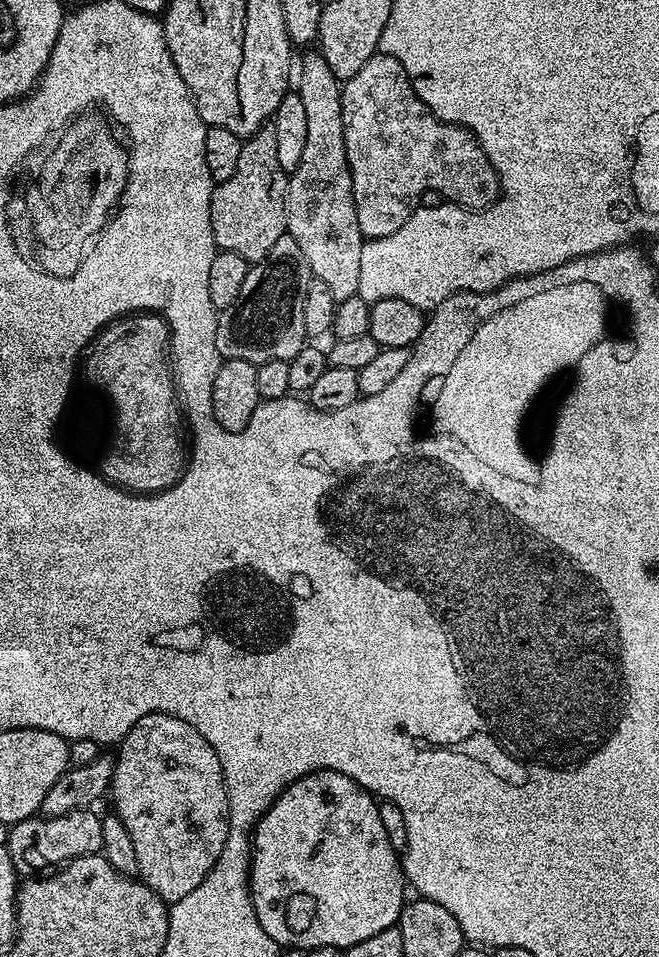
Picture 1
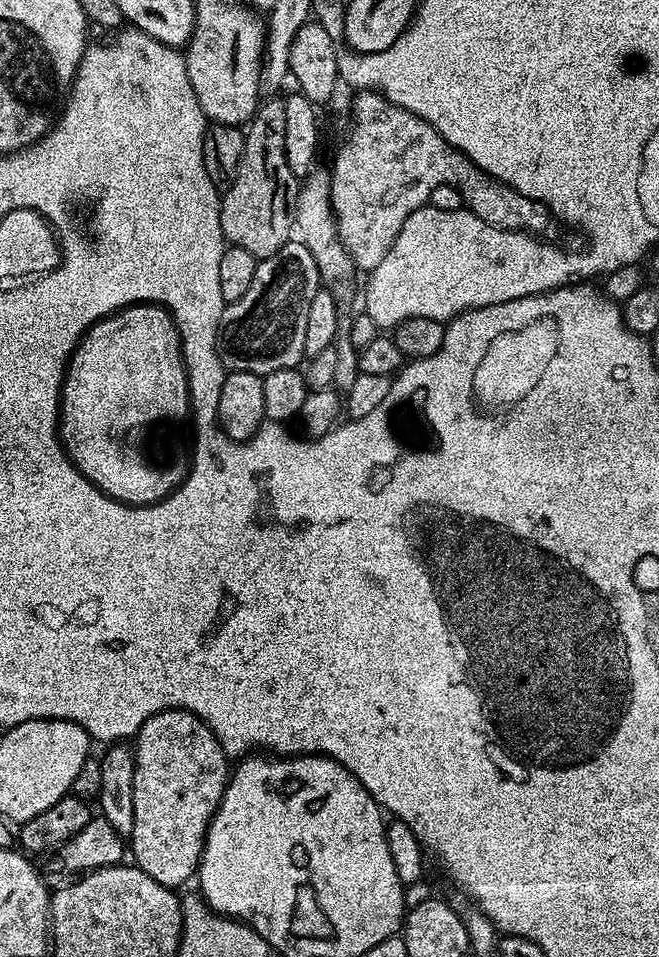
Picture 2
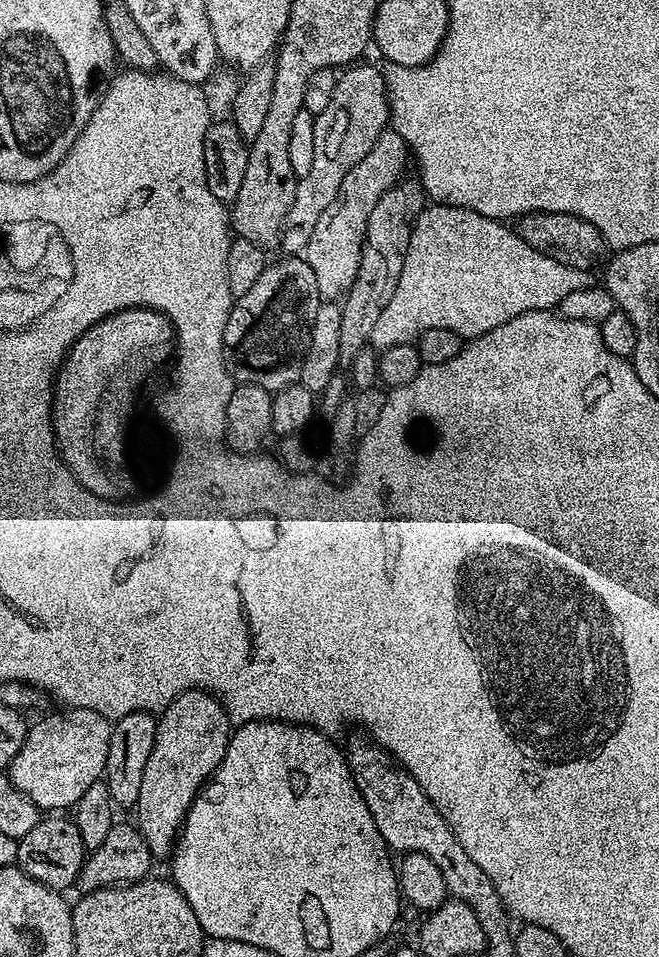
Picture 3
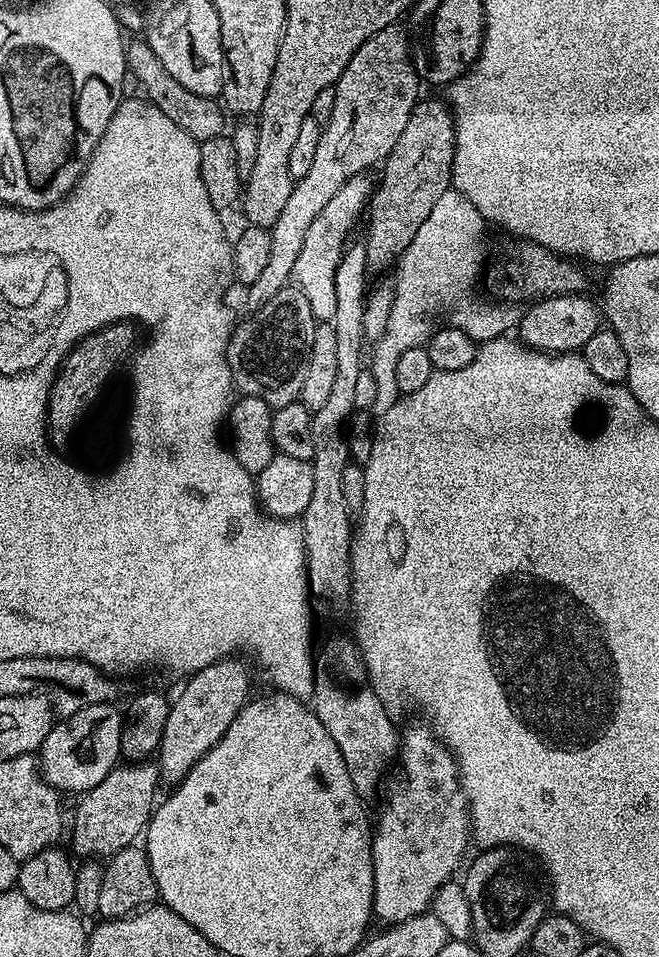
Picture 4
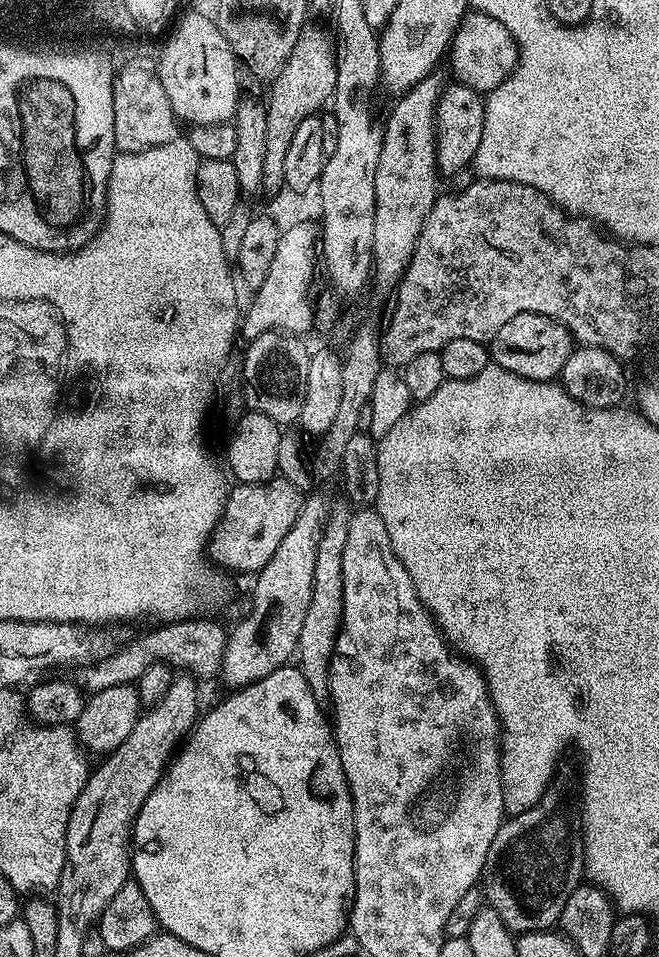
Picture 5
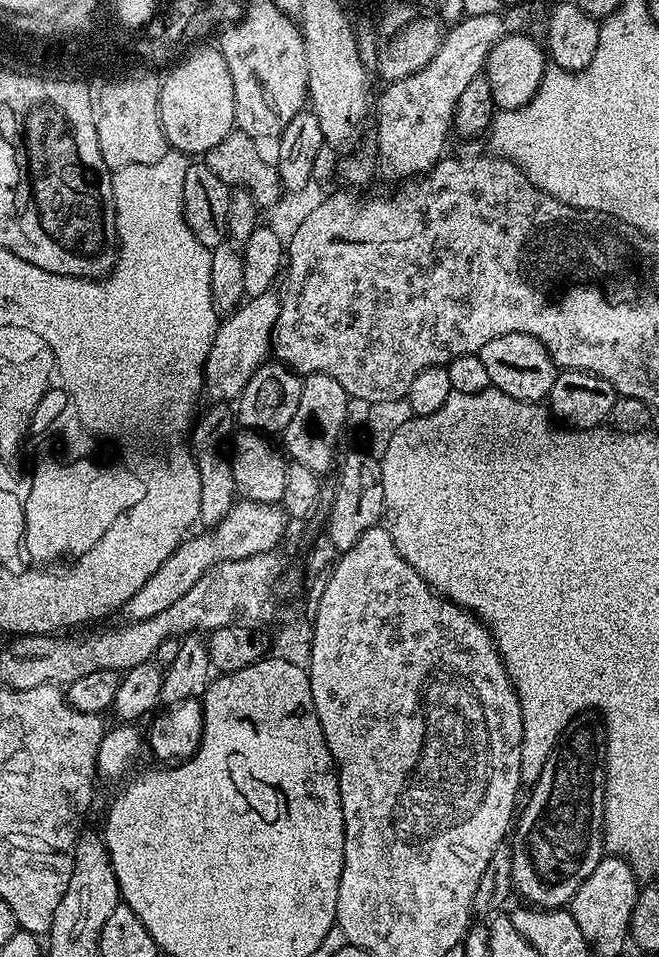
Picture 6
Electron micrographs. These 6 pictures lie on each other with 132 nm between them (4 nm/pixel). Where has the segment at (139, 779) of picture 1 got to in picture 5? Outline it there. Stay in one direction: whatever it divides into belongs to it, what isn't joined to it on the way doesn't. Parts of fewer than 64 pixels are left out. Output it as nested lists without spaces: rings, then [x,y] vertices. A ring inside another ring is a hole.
[[[312,496],[303,501],[300,506],[298,518],[294,518],[294,526],[286,538],[282,538],[282,543],[278,545],[278,550],[262,566],[259,572],[255,573],[256,585],[252,588],[252,609],[241,618],[236,624],[236,629],[227,633],[224,641],[224,657],[220,662],[218,671],[219,679],[228,680],[229,689],[244,688],[247,684],[258,682],[266,678],[266,674],[274,674],[274,670],[285,667],[288,660],[297,655],[300,646],[300,635],[302,634],[302,621],[306,618],[306,610],[309,606],[310,594],[314,582],[314,554],[317,550],[320,529],[324,527],[324,517],[326,515],[326,504],[323,504],[318,497]]]

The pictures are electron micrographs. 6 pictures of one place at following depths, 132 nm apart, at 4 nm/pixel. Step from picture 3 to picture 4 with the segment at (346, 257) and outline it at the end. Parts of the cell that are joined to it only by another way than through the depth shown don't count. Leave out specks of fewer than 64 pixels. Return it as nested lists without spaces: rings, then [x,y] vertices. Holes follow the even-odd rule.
[[[364,174],[350,178],[342,186],[342,190],[338,190],[338,194],[334,194],[334,198],[330,198],[330,202],[322,206],[318,218],[314,218],[314,223],[310,225],[306,242],[302,242],[302,250],[299,251],[298,260],[294,264],[291,279],[306,298],[306,302],[310,302],[310,310],[316,315],[317,321],[331,322],[334,318],[334,306],[338,306],[334,294],[334,274],[349,243],[348,235],[351,234],[352,227],[359,220],[361,223],[371,201],[374,184],[373,181],[368,181],[368,178]]]

